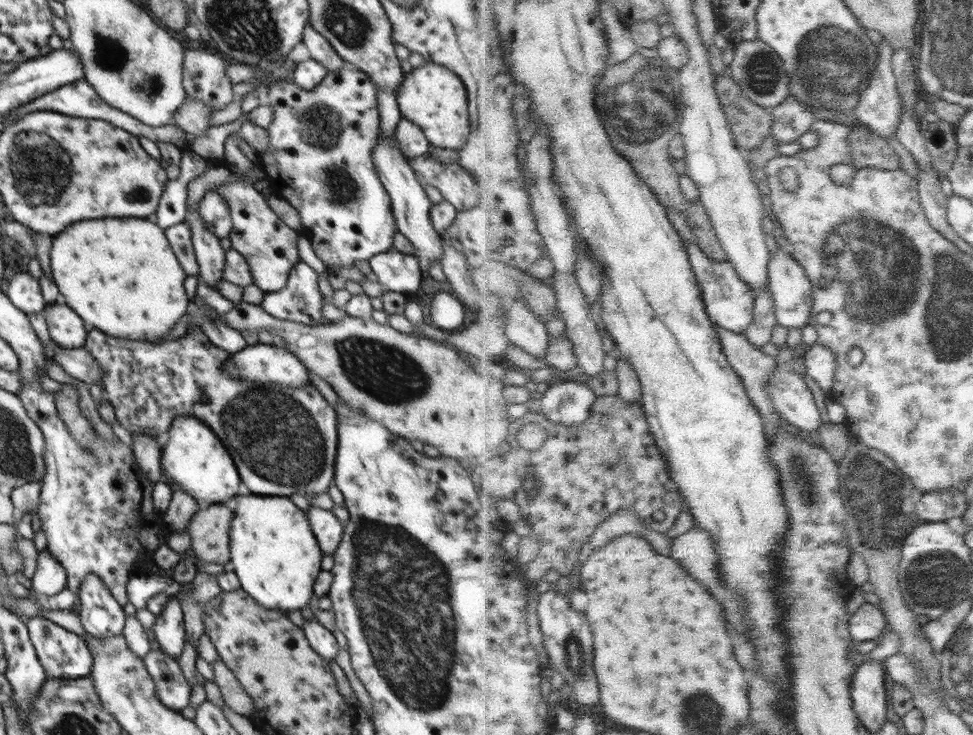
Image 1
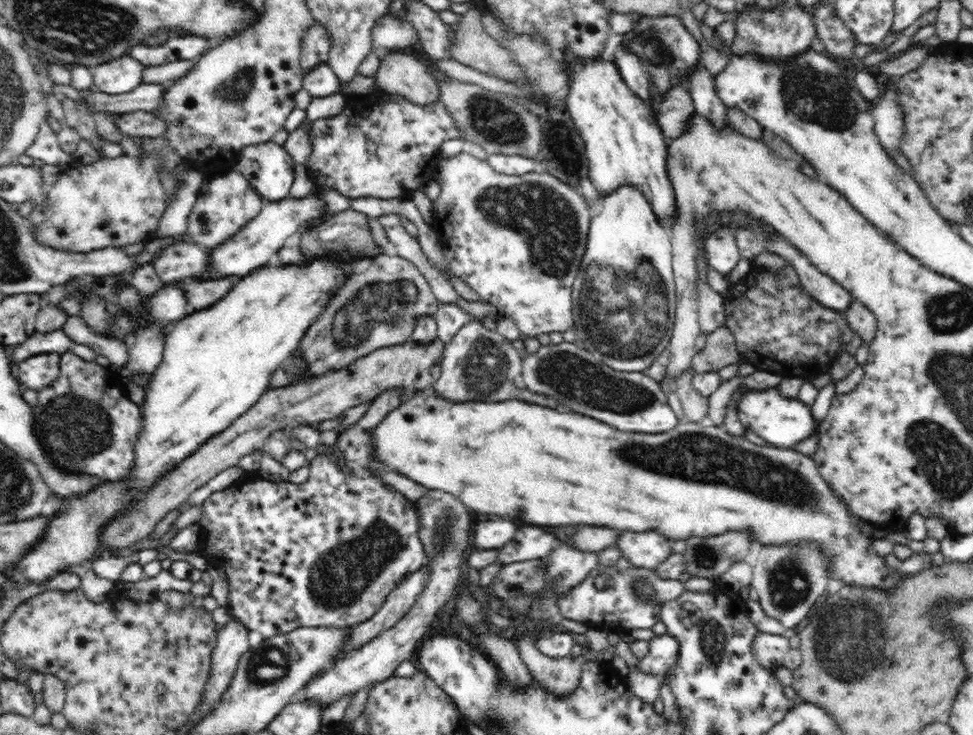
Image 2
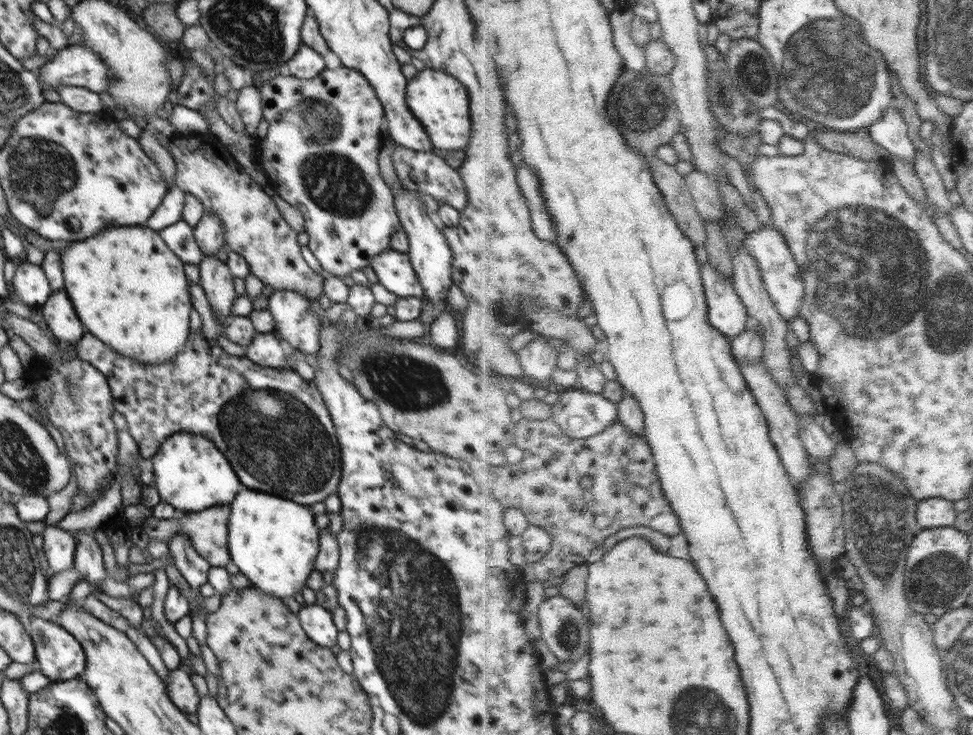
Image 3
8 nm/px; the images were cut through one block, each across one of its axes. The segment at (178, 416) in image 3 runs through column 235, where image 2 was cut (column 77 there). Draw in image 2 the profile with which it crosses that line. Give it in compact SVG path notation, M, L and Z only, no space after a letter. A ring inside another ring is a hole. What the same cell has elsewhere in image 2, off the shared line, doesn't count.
M71 350L60 355L58 379L38 392L39 402L32 411L34 433L55 464L69 472L80 470L79 474L90 474L102 482L132 476L134 442L142 428L142 411L121 392L123 376L111 366L86 362Z

